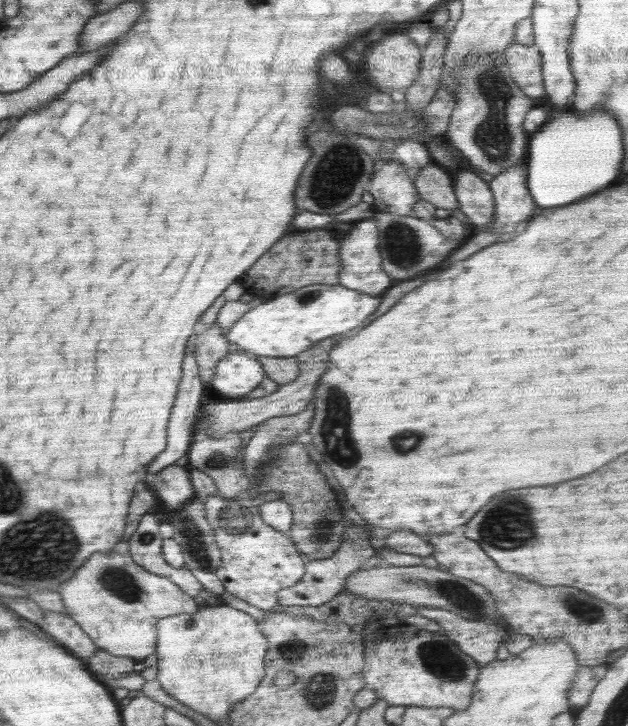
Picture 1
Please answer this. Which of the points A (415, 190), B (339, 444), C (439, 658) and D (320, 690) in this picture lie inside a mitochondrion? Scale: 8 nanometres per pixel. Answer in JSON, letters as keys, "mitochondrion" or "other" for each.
{"A":"other","B":"mitochondrion","C":"mitochondrion","D":"mitochondrion"}

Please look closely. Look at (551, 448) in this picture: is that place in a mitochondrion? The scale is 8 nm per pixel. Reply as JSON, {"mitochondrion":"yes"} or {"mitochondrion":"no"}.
{"mitochondrion":"no"}

